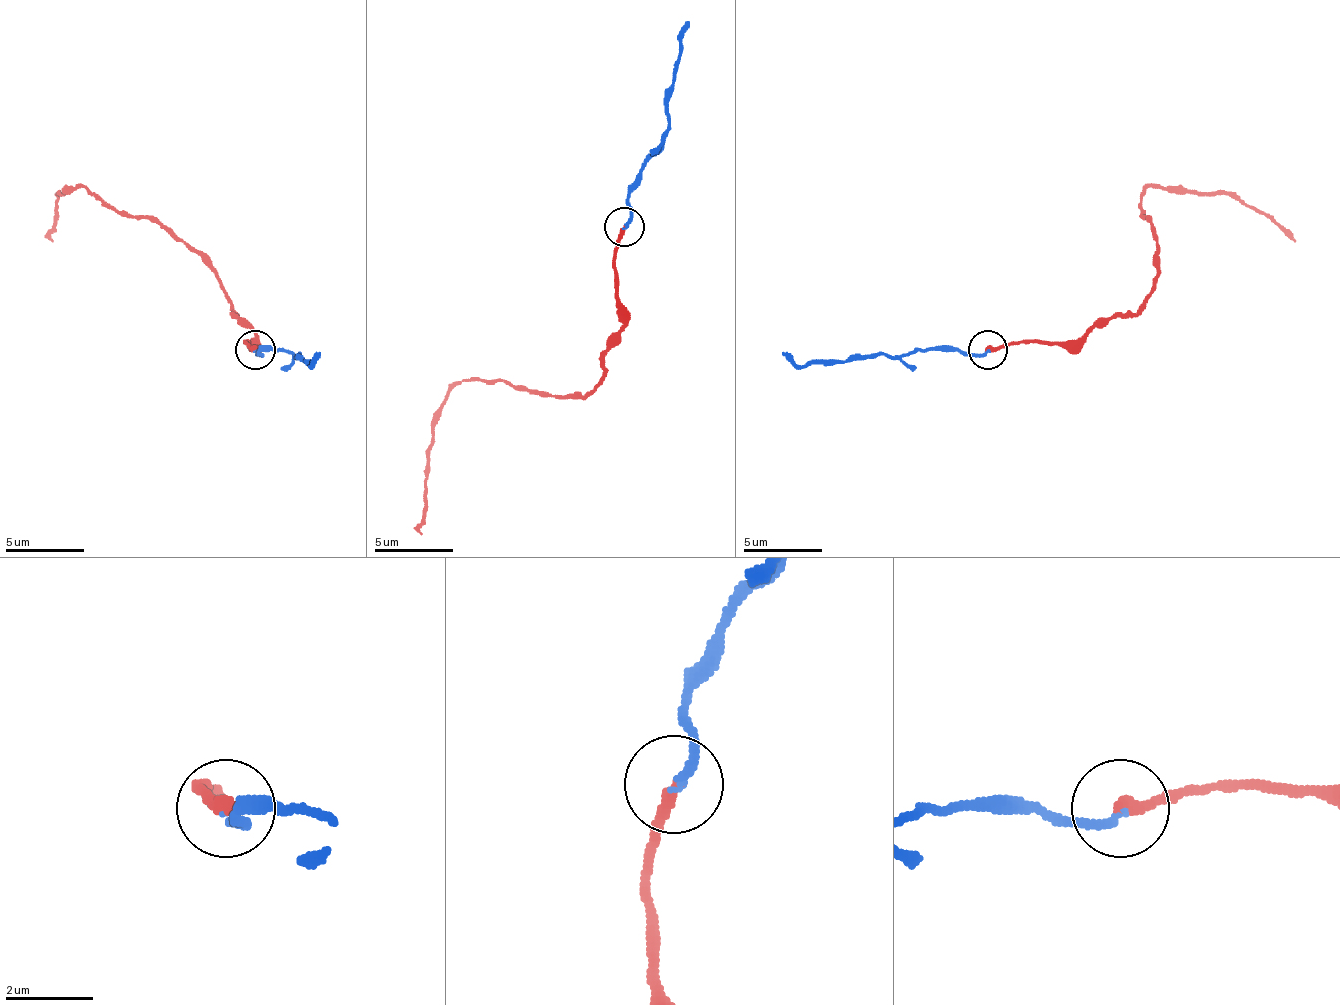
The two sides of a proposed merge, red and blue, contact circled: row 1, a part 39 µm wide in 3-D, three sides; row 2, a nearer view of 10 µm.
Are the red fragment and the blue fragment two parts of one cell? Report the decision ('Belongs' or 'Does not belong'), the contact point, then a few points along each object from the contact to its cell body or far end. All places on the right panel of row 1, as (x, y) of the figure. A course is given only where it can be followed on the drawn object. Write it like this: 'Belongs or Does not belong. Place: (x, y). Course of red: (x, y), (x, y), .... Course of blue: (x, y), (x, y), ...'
Belongs. Place: (987, 349). Course of red: (986, 348), (1077, 341), (1144, 301), (1156, 274), (1156, 230), (1140, 214), (1148, 187), (1238, 195), (1294, 242). Course of blue: (986, 352), (943, 348), (793, 364), (782, 352)

